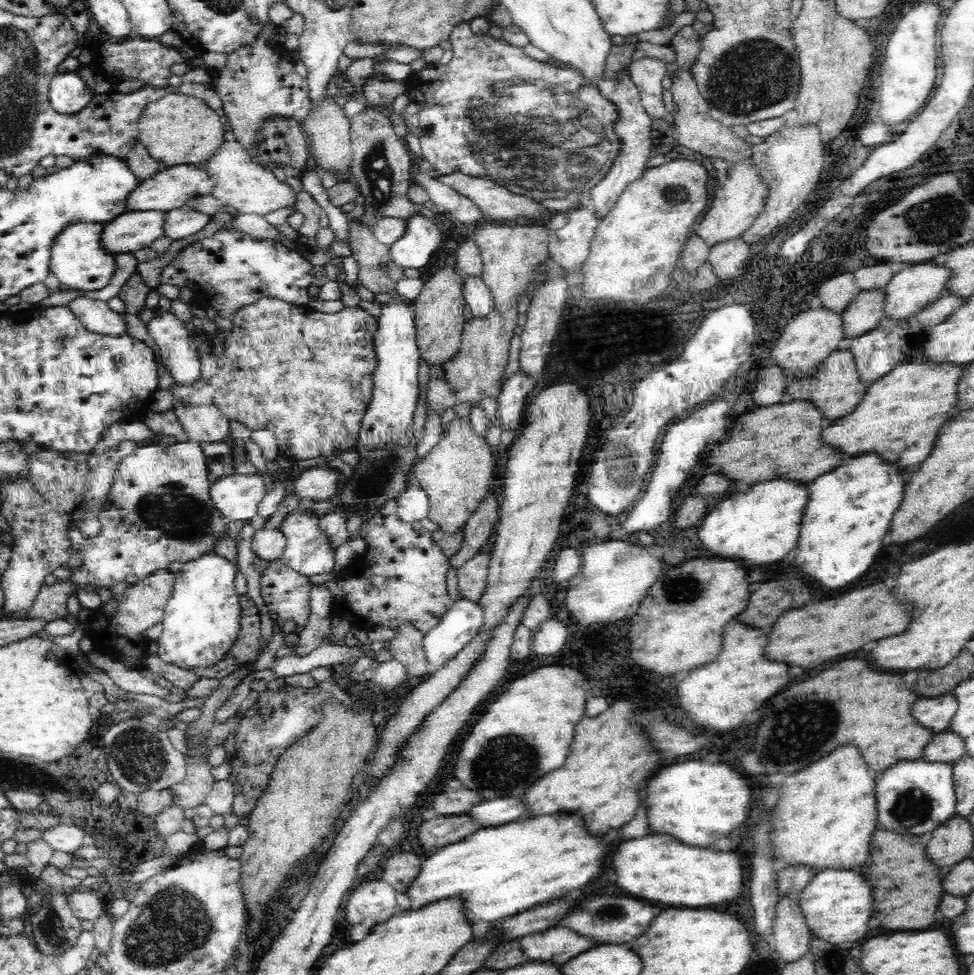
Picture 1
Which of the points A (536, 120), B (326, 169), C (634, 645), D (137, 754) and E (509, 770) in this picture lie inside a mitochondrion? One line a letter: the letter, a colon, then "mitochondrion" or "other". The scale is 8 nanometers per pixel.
A: mitochondrion
B: other
C: other
D: mitochondrion
E: mitochondrion

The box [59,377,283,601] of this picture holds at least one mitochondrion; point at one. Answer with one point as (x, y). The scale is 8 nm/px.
(184, 516)

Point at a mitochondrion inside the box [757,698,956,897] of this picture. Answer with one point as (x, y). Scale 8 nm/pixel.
(914, 806)

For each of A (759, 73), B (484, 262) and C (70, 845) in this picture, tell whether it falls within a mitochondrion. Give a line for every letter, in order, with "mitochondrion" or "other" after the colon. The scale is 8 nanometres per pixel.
A: mitochondrion
B: other
C: other

